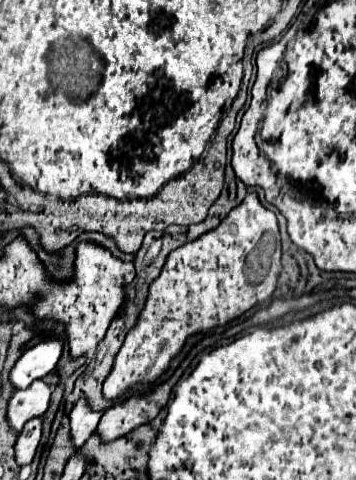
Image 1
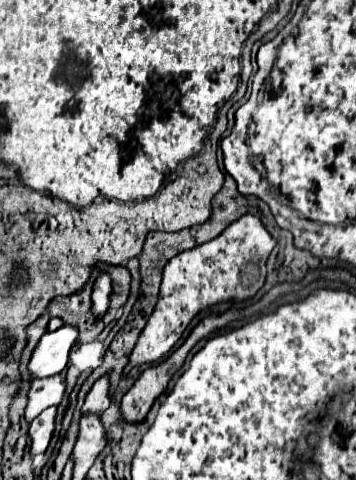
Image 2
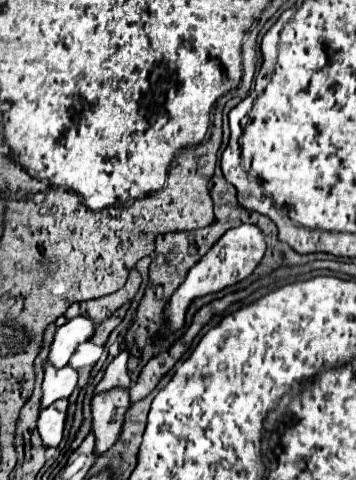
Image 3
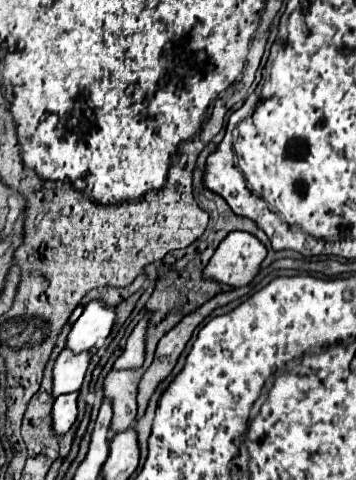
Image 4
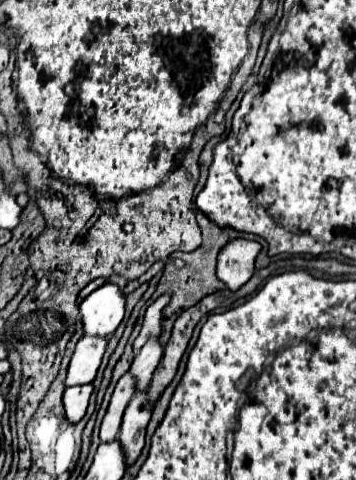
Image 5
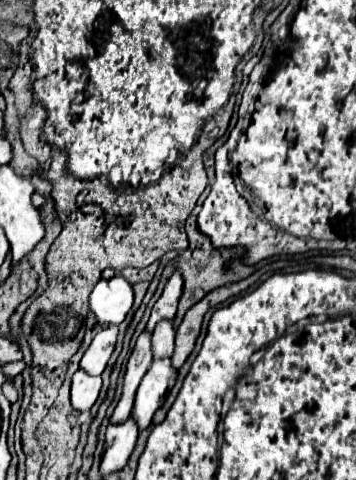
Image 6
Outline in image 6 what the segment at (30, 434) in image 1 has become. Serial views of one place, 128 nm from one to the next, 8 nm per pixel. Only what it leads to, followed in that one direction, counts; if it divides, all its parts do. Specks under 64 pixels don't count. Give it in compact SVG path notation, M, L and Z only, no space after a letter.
M82 370L74 374L72 386L70 386L70 402L78 412L88 412L102 388L102 378L100 376L88 376Z

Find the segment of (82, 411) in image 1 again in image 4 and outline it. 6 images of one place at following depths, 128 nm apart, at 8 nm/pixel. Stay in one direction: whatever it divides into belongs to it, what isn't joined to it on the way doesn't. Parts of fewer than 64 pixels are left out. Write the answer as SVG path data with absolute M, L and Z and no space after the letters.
M142 318L136 328L132 330L124 352L118 356L118 360L114 362L112 370L120 368L120 370L128 370L128 368L140 368L144 362L144 332L146 332L146 318Z

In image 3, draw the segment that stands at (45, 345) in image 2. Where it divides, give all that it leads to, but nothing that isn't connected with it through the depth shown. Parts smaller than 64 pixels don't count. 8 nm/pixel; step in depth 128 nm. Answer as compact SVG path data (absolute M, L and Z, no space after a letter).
M76 316L66 324L62 324L56 330L54 340L50 344L48 362L52 362L54 368L62 368L64 364L68 364L76 346L80 342L86 342L94 334L94 330L96 330L96 324L84 316Z

